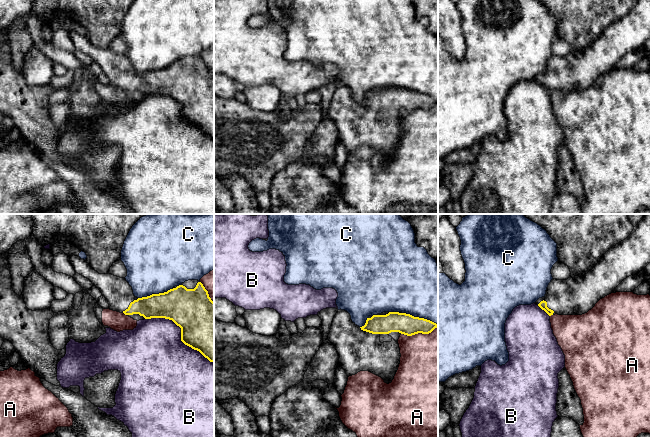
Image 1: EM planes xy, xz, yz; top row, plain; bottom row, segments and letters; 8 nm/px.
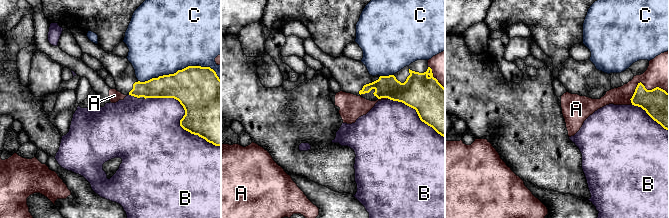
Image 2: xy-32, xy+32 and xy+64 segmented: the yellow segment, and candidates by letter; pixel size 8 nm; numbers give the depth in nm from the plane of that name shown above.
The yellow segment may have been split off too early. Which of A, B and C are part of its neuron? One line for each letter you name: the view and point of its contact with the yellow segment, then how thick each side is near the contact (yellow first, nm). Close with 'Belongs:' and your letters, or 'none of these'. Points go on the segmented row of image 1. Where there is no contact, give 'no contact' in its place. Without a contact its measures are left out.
Belongs: none of these

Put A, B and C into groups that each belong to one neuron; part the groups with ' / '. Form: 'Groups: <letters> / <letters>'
Groups: A / B / C

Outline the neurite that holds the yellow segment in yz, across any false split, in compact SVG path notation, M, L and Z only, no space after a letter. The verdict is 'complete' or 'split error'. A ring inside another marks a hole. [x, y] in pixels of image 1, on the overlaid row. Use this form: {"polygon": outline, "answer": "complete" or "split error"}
{"polygon": "M650 214L634 227L631 234L623 241L610 248L592 270L578 278L567 280L552 279L544 297L535 304L551 315L582 315L591 310L605 296L611 294L627 277L635 275L650 263Z", "answer": "split error"}

